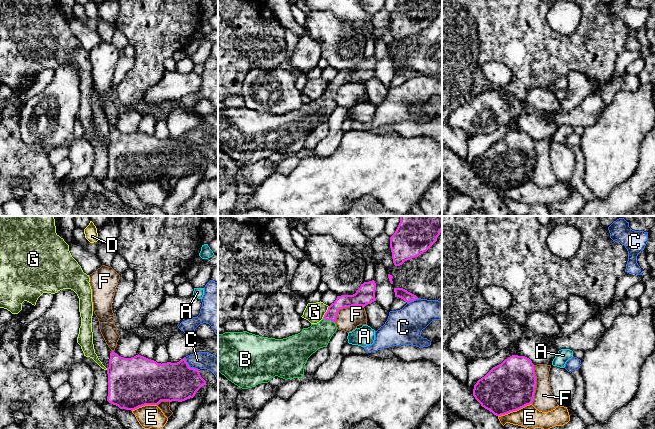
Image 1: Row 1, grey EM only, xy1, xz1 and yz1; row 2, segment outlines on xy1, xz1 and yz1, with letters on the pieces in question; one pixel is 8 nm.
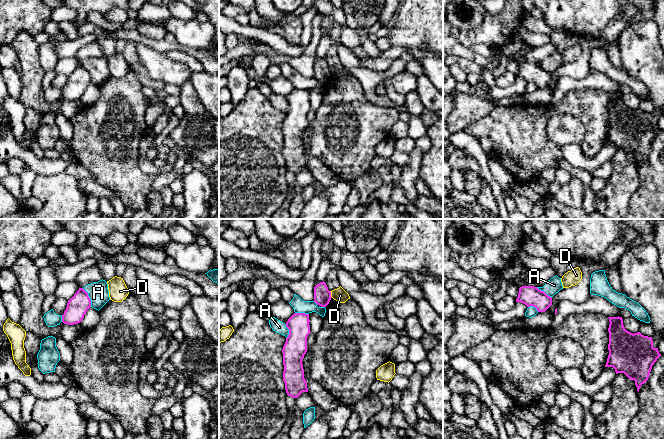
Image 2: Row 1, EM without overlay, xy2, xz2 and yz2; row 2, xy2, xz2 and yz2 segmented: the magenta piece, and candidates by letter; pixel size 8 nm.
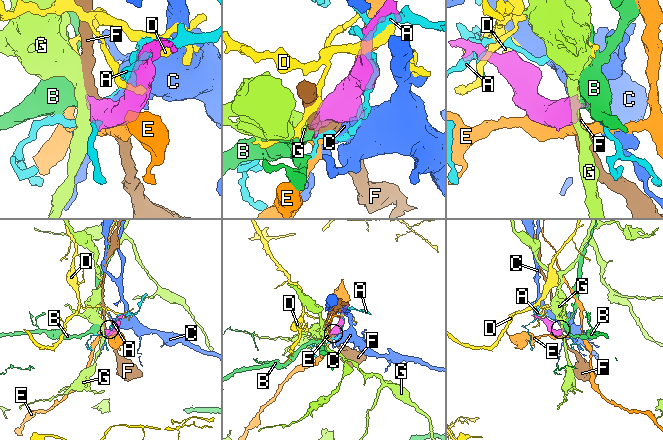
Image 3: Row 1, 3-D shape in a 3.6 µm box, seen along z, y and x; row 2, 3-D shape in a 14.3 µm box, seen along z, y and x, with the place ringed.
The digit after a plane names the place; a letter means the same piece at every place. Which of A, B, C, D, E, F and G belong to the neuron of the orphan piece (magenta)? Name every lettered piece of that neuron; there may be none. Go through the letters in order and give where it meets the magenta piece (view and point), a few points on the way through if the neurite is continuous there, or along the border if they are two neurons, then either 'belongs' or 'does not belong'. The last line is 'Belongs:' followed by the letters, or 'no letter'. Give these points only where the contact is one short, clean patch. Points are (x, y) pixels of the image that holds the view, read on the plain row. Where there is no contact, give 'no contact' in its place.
A: contact xy2 (88, 73); does not belong
B: contact xz1 (329, 95); way xz1 (343, 77), (332, 87), (329, 95), (309, 116); belongs
C: contact xy1 (188, 142); border xy1 (184, 133), (190, 143), (198, 146); does not belong
D: contact xz2 (330, 70); border xz2 (329, 67), (332, 73); does not belong
E: contact yz1 (514, 186); does not belong
F: contact yz1 (535, 160); does not belong
G: contact xz1 (326, 88); border xz1 (329, 82), (322, 94); does not belong
Belongs: B

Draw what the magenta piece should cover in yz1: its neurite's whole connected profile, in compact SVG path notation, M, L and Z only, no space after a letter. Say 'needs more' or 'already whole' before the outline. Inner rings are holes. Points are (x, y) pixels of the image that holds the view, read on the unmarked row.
already whole; M512 131L477 157L473 172L482 183L501 192L532 180L535 164L532 137Z

